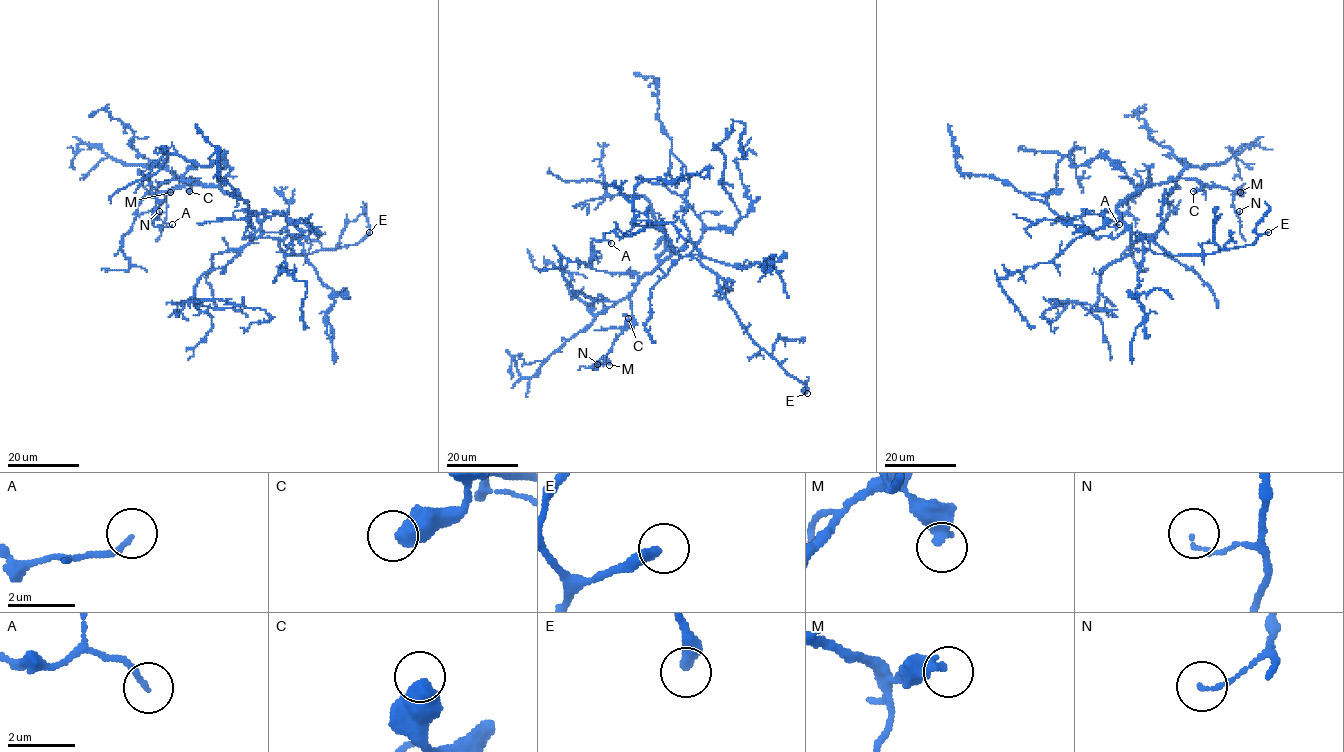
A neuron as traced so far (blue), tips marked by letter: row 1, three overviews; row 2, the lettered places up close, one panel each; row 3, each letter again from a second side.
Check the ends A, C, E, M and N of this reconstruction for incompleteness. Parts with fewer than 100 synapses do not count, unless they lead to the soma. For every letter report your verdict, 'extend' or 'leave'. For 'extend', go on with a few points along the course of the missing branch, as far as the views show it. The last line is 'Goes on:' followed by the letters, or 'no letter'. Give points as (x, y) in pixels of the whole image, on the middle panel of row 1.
A: leave
C: leave
E: extend; course (807, 393), (812, 403), (812, 423), (808, 429), (810, 448), (821, 469)
M: leave
N: leave
Goes on: E

